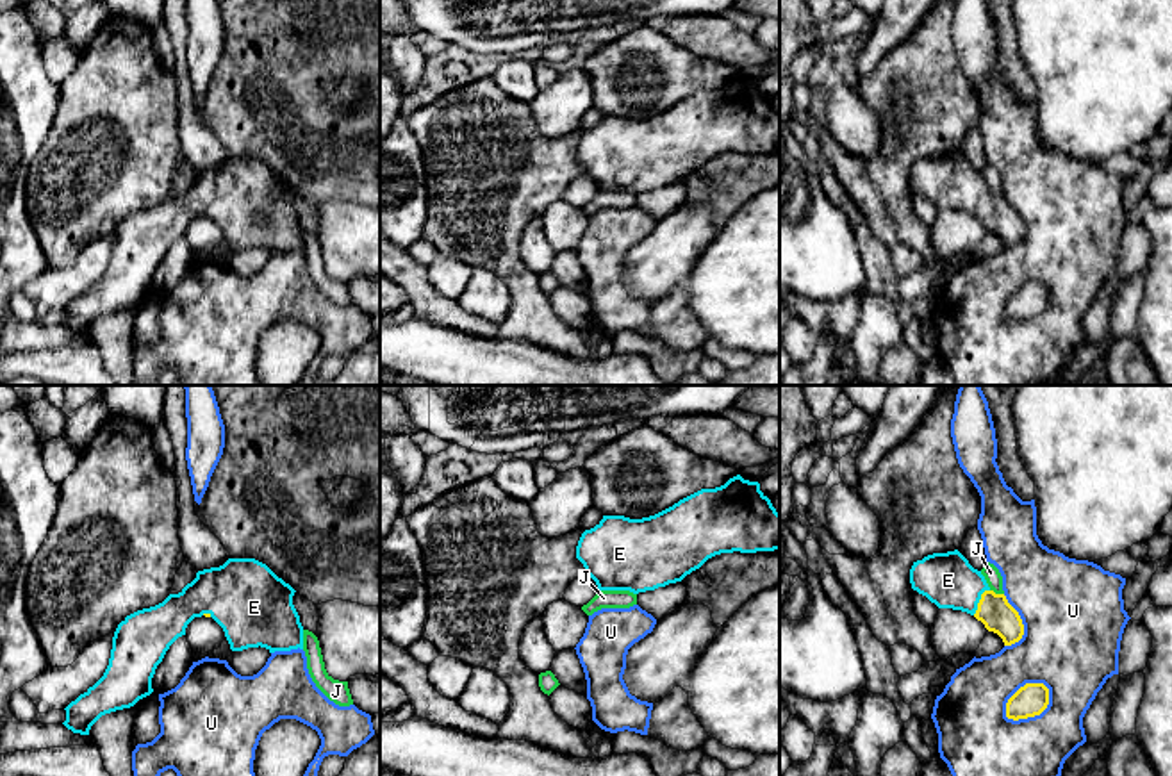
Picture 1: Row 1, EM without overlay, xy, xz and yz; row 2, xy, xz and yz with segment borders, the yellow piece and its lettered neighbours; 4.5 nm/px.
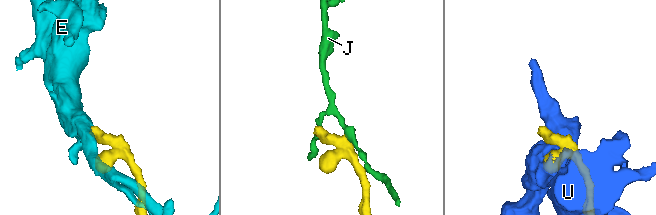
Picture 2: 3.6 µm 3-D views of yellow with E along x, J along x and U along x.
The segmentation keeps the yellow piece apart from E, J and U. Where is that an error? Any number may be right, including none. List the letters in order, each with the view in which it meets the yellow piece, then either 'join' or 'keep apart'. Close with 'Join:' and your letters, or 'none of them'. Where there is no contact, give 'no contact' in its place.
E: contact in yz; join
J: contact in yz; keep apart
U: contact in yz; keep apart
Join: E

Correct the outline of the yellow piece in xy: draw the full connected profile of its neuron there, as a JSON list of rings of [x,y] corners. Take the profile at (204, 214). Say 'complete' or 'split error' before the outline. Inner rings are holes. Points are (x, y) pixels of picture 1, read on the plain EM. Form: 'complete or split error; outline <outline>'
split error; outline [[[228,159],[219,168],[198,171],[178,194],[118,225],[103,277],[64,309],[62,325],[73,334],[89,335],[102,316],[150,296],[157,266],[194,218],[212,218],[232,252],[259,246],[269,253],[303,250],[294,193],[255,159]]]

